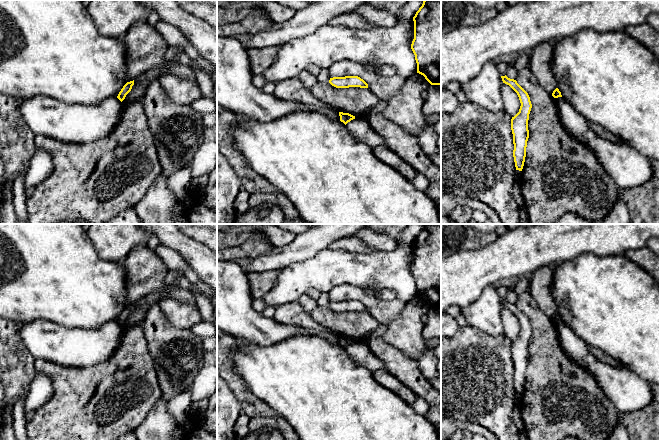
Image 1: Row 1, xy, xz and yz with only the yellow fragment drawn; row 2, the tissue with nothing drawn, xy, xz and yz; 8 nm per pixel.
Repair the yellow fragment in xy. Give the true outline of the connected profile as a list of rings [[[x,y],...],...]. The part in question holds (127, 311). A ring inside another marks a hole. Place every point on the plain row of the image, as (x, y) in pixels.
[[[134,304],[133,305],[130,305],[130,306],[127,306],[123,312],[121,313],[121,315],[119,316],[117,322],[122,326],[126,319],[131,315],[132,313],[132,310],[134,309]]]

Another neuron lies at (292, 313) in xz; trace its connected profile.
[[[292,302],[276,307],[273,319],[281,324],[332,332],[332,330],[324,328],[313,320],[310,313],[304,311],[298,302]]]

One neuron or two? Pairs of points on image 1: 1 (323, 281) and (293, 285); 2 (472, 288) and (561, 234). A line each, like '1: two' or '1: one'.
1: one
2: one

